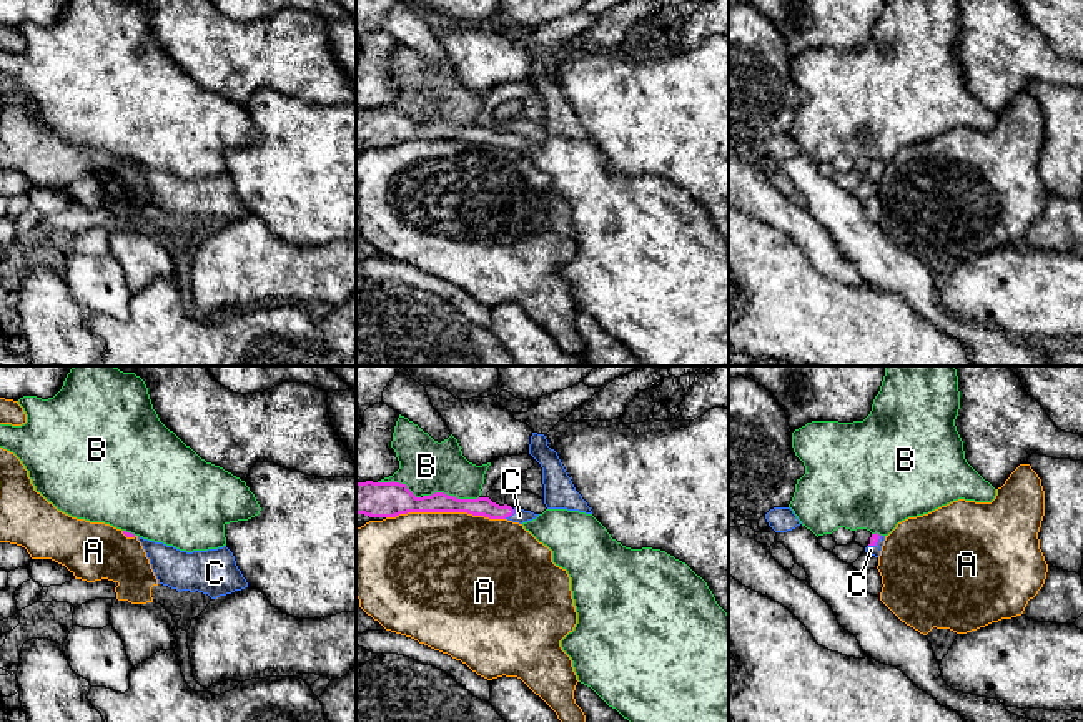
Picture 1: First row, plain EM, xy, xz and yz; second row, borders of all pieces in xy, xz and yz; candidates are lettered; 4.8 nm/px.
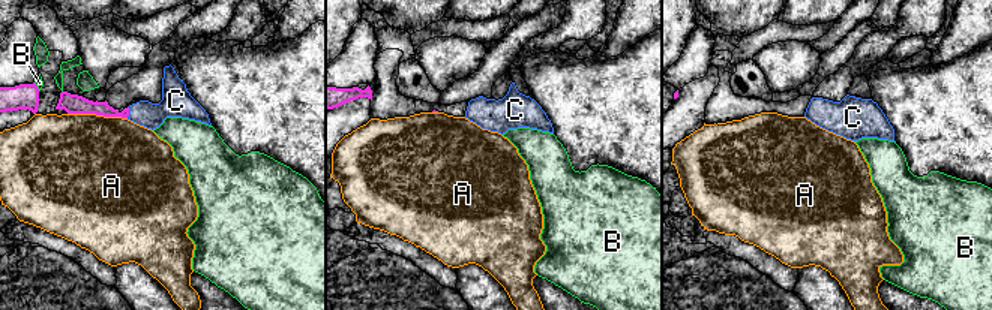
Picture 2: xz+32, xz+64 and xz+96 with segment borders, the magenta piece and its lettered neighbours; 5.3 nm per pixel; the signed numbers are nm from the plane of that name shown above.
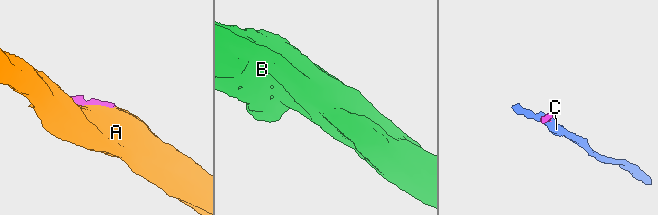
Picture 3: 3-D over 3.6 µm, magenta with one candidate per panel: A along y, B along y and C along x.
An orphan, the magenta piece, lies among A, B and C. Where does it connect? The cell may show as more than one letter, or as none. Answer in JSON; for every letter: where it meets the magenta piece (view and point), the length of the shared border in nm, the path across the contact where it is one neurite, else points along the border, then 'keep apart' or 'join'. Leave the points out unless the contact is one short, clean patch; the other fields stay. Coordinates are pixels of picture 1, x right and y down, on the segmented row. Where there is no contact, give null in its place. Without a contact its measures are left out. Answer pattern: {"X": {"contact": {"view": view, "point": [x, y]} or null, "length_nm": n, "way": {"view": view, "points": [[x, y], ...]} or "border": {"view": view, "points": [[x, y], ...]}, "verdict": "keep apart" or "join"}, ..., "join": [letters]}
{"A": {"contact": {"view": "xz", "point": [446, 511]}, "length_nm": 600, "verdict": "keep apart"}, "B": {"contact": {"view": "xz", "point": [451, 496]}, "length_nm": 280, "verdict": "keep apart"}, "C": {"contact": {"view": "xz", "point": [509, 514]}, "length_nm": 70, "way": {"view": "xz", "points": [[483, 506], [509, 514], [519, 516]]}, "verdict": "join"}, "join": ["C"]}

